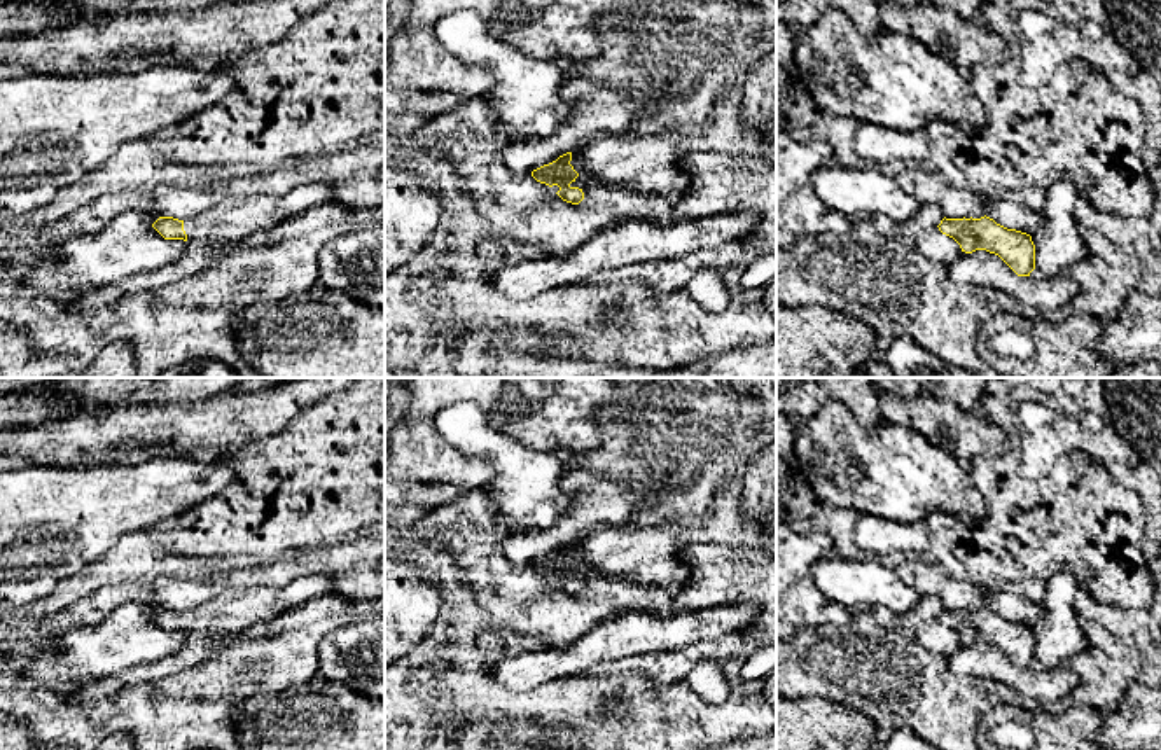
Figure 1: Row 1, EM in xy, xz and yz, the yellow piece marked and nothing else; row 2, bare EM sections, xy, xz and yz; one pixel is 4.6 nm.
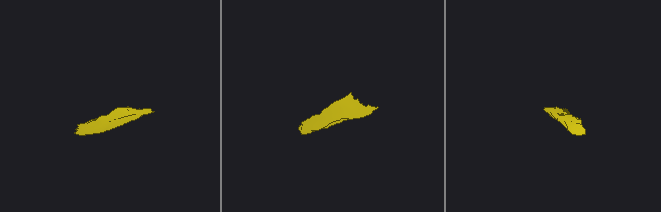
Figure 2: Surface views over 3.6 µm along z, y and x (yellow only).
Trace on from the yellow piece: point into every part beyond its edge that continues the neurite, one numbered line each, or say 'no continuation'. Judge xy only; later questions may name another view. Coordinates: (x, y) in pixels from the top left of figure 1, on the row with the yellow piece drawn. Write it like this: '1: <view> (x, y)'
1: xy (231, 221)

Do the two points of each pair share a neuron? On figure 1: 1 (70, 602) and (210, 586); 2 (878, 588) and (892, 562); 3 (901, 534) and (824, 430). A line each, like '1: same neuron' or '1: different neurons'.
1: different neurons
2: different neurons
3: different neurons

